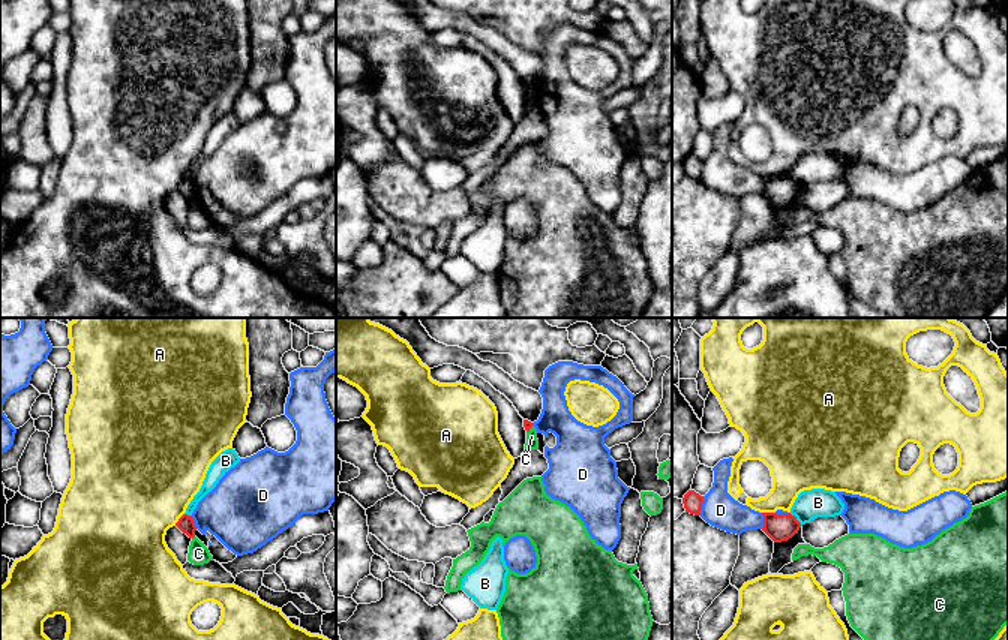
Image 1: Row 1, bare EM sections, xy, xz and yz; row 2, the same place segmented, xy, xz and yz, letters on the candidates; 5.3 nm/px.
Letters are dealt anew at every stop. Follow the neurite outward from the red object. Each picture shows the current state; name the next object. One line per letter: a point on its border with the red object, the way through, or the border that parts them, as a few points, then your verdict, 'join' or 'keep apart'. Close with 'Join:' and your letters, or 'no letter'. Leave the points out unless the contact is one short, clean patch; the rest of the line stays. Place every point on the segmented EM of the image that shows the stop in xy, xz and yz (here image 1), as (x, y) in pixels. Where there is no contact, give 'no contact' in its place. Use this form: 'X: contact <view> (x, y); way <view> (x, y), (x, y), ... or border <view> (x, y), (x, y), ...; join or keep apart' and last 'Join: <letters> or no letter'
A: contact yz (768, 513); keep apart
B: contact yz (795, 519); border yz (789, 513), (801, 525); keep apart
C: contact xz (530, 427); border xz (533, 426), (527, 432); keep apart
D: contact yz (701, 505); keep apart
Join: no letter

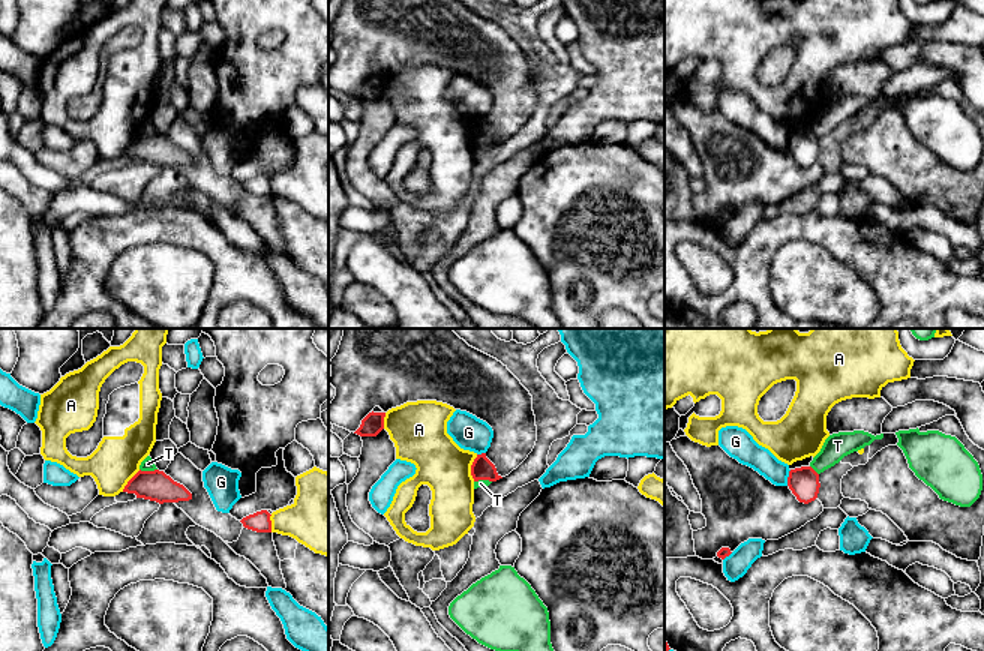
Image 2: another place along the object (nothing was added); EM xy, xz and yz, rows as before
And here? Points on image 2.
A: contact xz (471, 468); keep apart
G: contact yz (788, 477); keep apart
T: contact xy (149, 471); border xy (140, 468), (156, 470); keep apart
Join: no letter

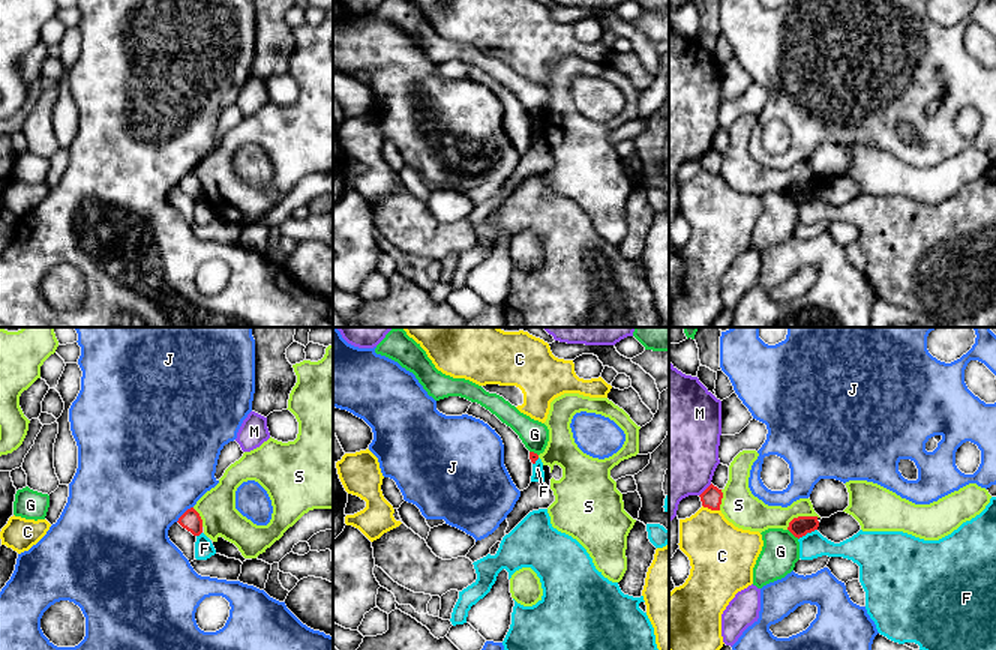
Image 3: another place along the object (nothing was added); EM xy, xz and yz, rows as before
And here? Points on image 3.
C: contact yz (711, 509); keep apart
F: contact yz (807, 532); border yz (816, 529), (798, 539); keep apart
G: contact yz (794, 535); keep apart
J: contact xy (183, 514); keep apart
M: contact yz (705, 490); keep apart
S: contact yz (800, 517); keep apart
Join: no letter

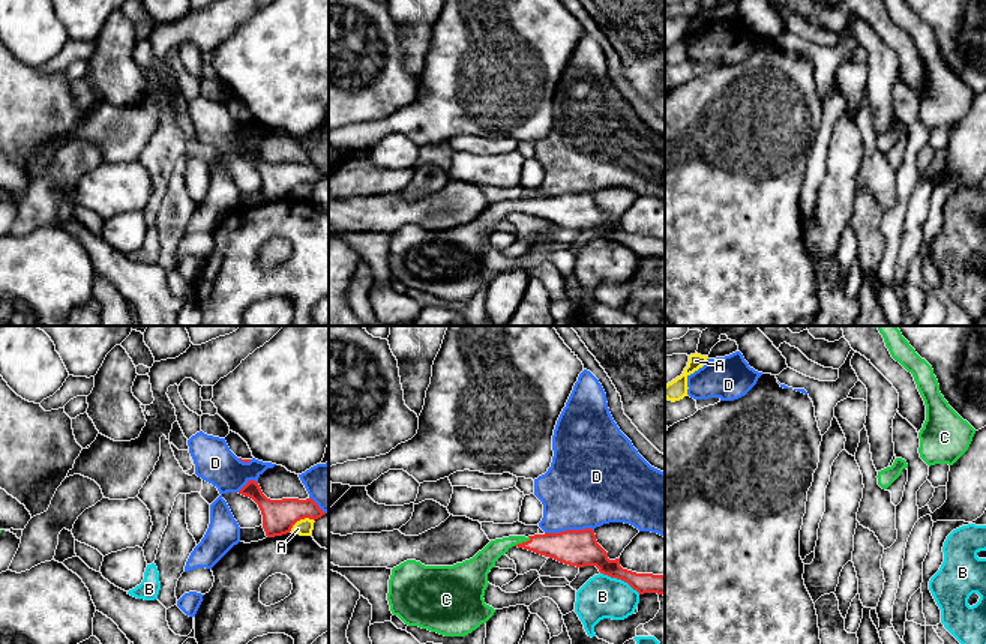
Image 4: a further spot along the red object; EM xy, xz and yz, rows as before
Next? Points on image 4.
A: contact xy (300, 518); border xy (314, 520), (299, 520), (290, 530); keep apart
B: contact xz (620, 578); border xz (601, 572), (626, 581), (640, 593); keep apart
C: contact xz (523, 542); way xz (569, 547), (523, 542), (506, 542), (483, 560); join
D: contact xz (569, 530); keep apart
Join: C

